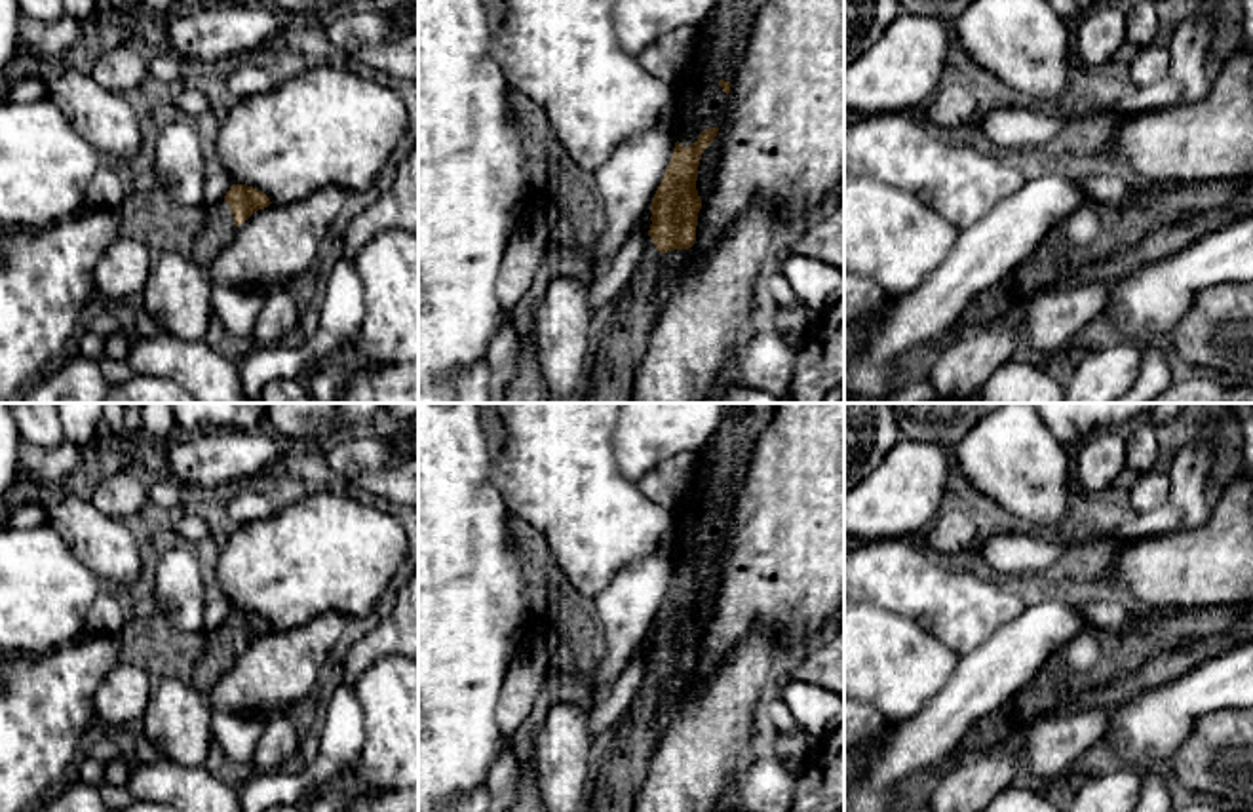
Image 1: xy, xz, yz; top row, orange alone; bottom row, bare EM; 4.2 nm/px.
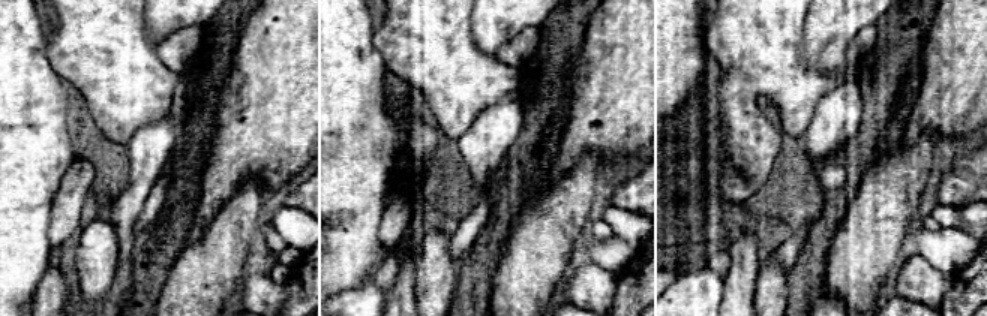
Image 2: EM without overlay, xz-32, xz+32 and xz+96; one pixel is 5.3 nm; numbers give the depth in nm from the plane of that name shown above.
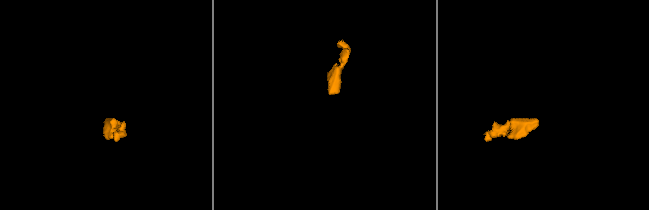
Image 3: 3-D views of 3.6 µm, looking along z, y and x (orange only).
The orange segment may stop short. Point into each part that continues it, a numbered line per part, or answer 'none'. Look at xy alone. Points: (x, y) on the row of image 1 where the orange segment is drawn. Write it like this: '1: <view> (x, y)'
1: xy (217, 232)

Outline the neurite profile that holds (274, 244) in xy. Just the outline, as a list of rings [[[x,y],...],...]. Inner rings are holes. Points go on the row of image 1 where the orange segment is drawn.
[[[323,186],[299,202],[259,209],[207,266],[211,285],[268,293],[302,276],[346,203],[346,190]]]

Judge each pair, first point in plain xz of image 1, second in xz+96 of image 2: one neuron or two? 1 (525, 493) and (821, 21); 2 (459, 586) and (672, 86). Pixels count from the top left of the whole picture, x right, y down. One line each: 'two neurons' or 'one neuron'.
1: two neurons
2: one neuron

